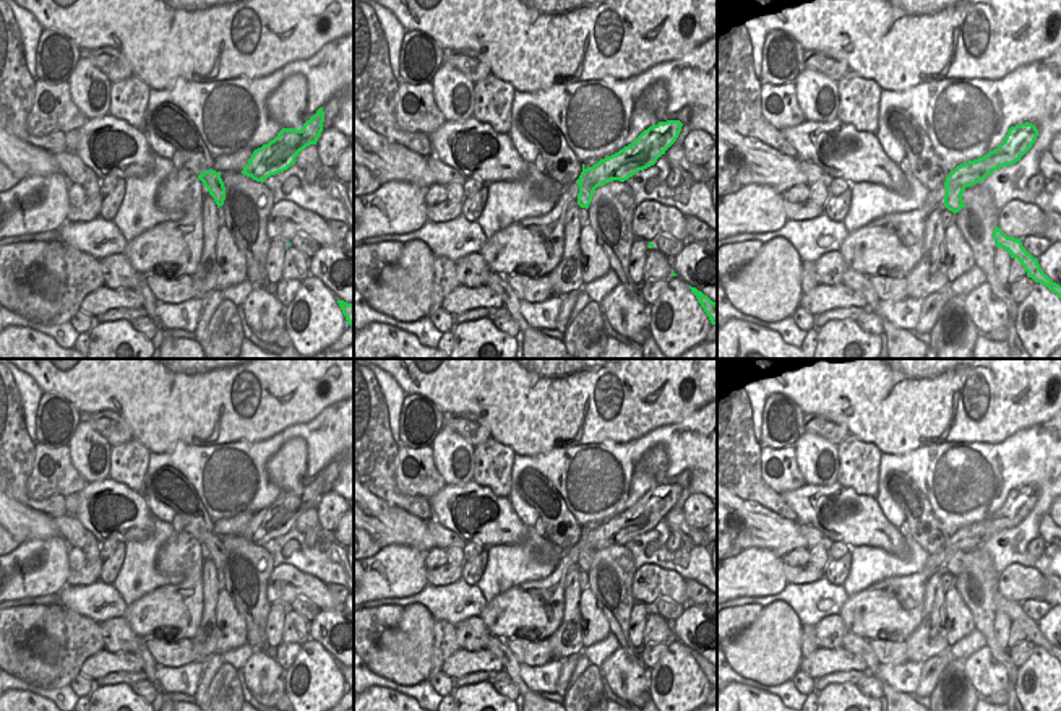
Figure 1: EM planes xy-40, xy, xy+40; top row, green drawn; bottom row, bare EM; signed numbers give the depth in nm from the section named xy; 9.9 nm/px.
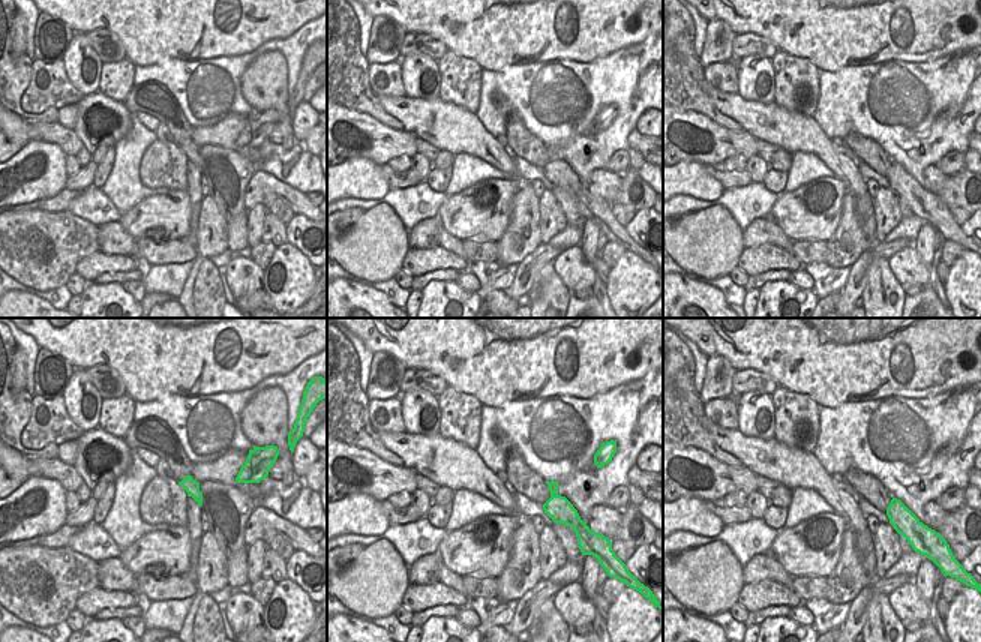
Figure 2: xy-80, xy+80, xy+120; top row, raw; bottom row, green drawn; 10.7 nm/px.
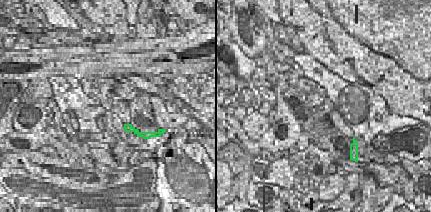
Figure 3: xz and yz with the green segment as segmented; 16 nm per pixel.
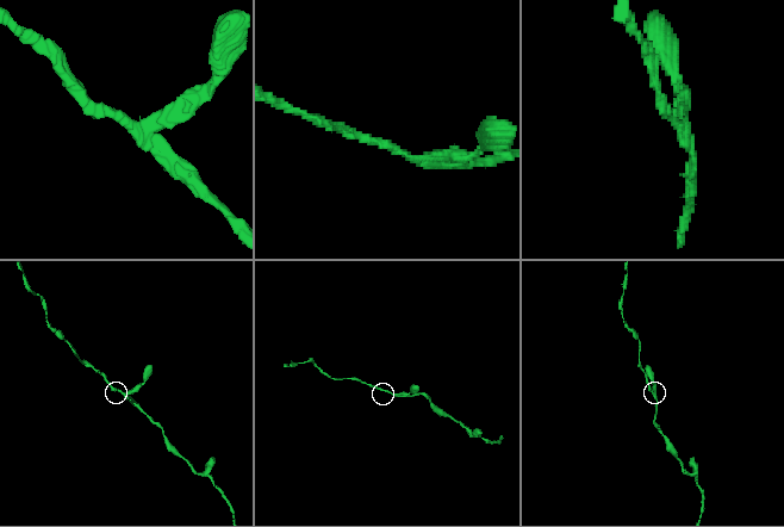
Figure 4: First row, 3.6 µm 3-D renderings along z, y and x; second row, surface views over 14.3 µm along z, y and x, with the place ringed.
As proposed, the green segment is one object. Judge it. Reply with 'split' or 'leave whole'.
split

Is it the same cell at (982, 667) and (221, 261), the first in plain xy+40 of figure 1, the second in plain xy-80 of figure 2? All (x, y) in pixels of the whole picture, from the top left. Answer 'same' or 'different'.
different

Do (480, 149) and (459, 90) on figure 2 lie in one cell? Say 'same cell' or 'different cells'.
different cells

